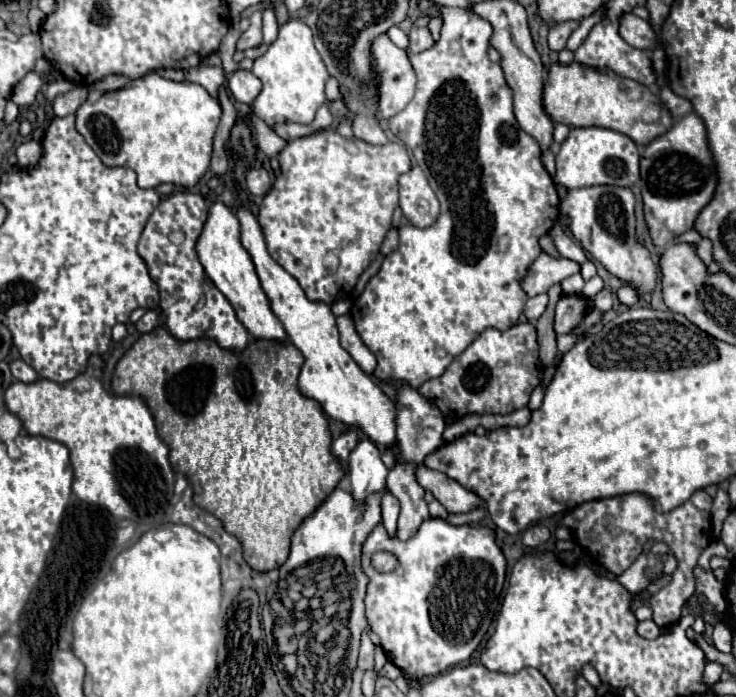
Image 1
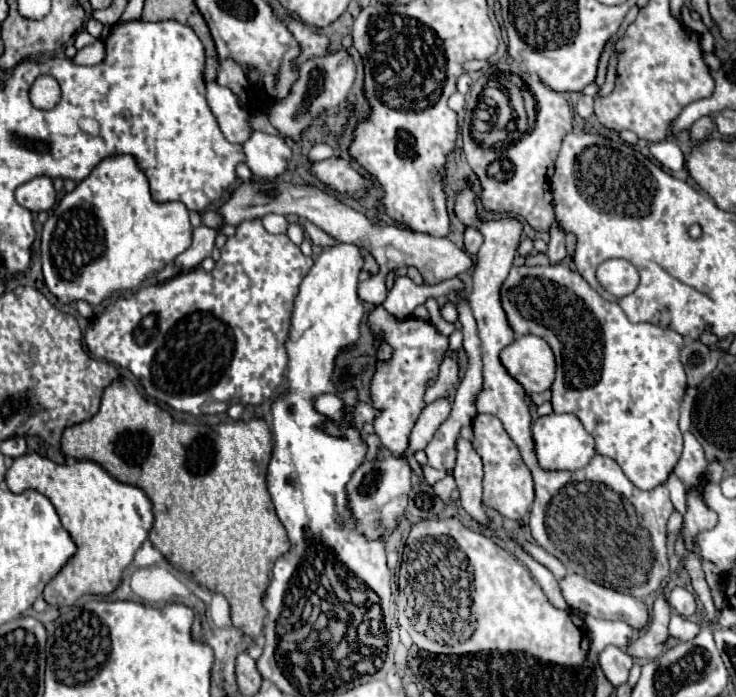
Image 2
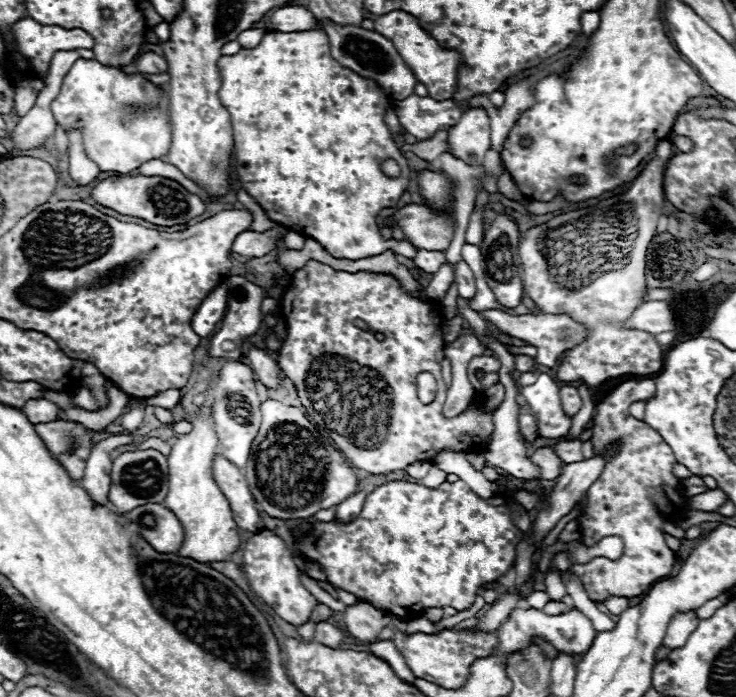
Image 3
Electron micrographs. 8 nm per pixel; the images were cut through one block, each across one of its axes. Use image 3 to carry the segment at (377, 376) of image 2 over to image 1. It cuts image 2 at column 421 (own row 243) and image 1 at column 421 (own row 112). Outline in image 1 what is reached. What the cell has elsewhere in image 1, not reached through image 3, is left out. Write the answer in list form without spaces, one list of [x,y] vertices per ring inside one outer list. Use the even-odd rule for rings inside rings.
[[[440,8],[440,16],[444,20],[442,26],[442,36],[440,40],[430,48],[424,50],[420,54],[410,52],[410,62],[416,70],[418,76],[418,86],[416,86],[416,94],[410,100],[410,104],[398,112],[394,118],[390,118],[390,130],[412,150],[418,166],[424,170],[432,190],[436,192],[438,200],[440,200],[440,216],[436,220],[434,226],[430,228],[416,228],[412,224],[402,224],[400,226],[400,246],[398,250],[394,250],[392,254],[388,254],[382,262],[382,268],[378,270],[376,276],[370,278],[370,282],[366,284],[364,292],[360,294],[360,298],[354,304],[354,326],[358,336],[362,338],[362,342],[372,350],[372,354],[378,360],[378,366],[374,370],[374,376],[380,380],[396,380],[396,382],[404,382],[412,388],[418,388],[420,384],[424,384],[426,380],[438,378],[444,374],[444,368],[448,368],[448,364],[468,346],[472,344],[472,340],[476,340],[476,336],[480,336],[480,332],[484,328],[510,328],[518,322],[524,304],[528,300],[528,296],[524,296],[524,290],[520,288],[520,280],[524,276],[524,272],[528,270],[528,264],[532,264],[532,260],[536,260],[536,256],[542,252],[538,240],[550,232],[550,228],[556,224],[558,216],[560,216],[560,200],[558,200],[558,192],[554,186],[554,180],[550,178],[550,174],[546,172],[546,168],[542,166],[542,150],[538,146],[538,142],[528,136],[516,122],[514,112],[512,112],[512,90],[508,88],[506,80],[504,80],[504,72],[498,64],[488,60],[488,38],[492,36],[492,26],[486,20],[480,20],[480,16],[472,14],[472,10],[462,10],[462,8]],[[506,236],[508,244],[502,250],[500,248],[500,238]]]

